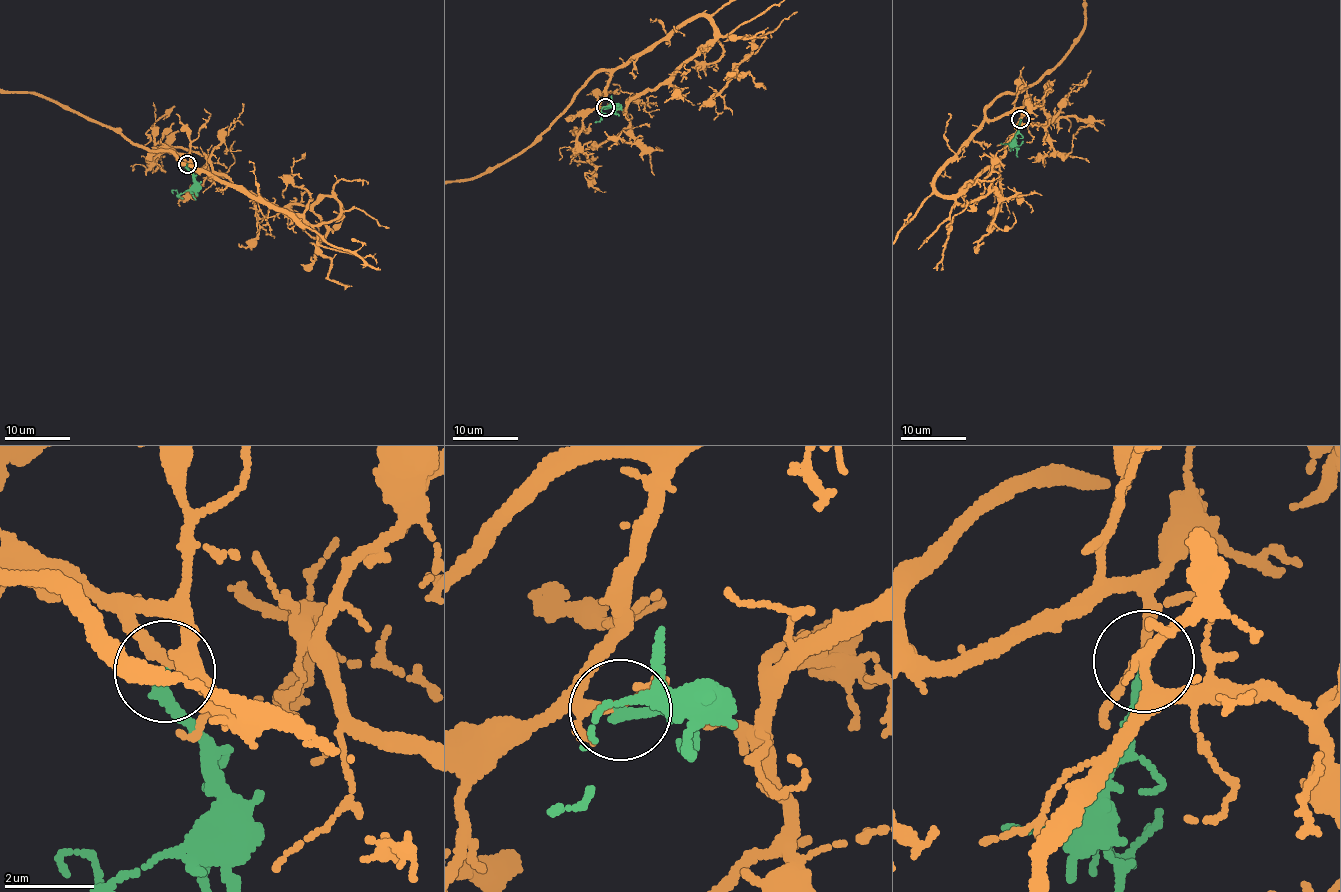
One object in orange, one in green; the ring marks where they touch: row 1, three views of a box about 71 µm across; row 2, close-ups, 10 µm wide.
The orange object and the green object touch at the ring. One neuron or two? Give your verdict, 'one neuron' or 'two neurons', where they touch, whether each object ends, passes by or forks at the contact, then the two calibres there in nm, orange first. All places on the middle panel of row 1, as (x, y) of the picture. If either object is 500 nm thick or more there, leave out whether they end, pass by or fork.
one neuron; at (605, 107); orange passes by; green ends there; 190 nm thick on the orange side, 260 nm on the other

